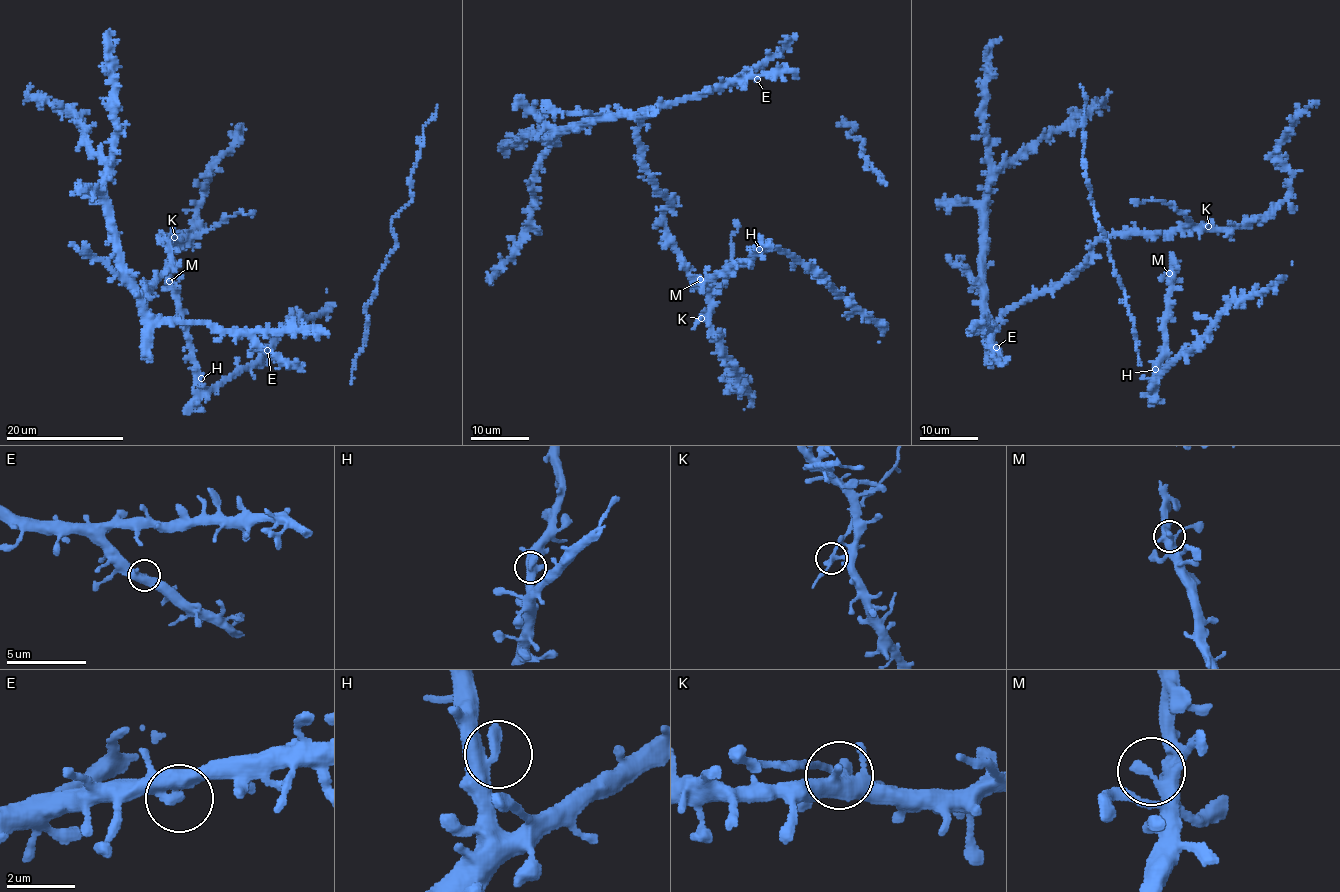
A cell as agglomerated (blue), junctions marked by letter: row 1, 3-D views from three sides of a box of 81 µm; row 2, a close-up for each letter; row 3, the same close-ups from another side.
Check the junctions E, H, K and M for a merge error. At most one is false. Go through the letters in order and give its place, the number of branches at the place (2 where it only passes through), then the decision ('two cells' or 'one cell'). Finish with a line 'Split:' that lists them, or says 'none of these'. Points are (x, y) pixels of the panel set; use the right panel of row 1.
E: place (996, 347); branches 3; one cell
H: place (1155, 369); branches 3; one cell
K: place (1208, 226); branches 3; two cells
M: place (1169, 273); branches 3; one cell
Split: K

